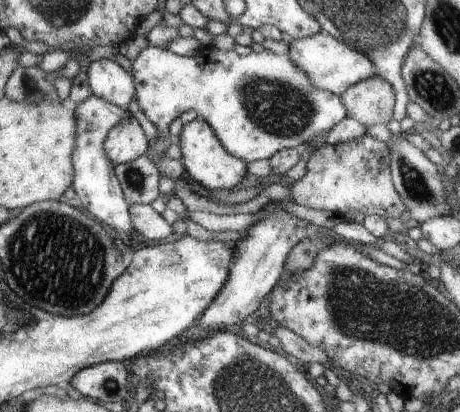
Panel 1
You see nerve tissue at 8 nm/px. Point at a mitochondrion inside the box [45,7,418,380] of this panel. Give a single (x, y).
(283, 111)

